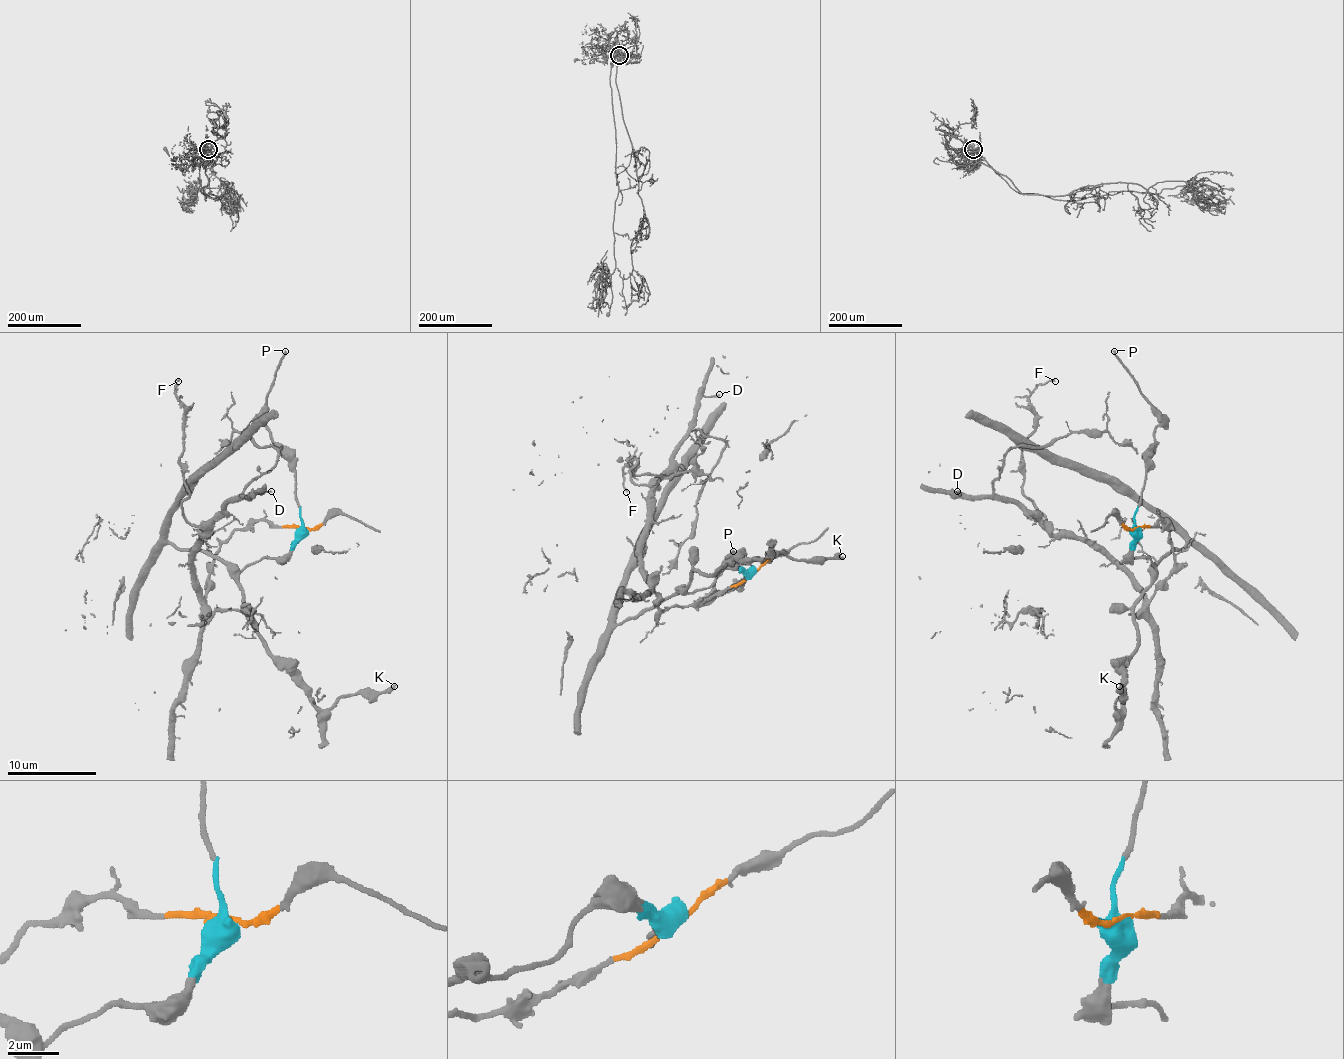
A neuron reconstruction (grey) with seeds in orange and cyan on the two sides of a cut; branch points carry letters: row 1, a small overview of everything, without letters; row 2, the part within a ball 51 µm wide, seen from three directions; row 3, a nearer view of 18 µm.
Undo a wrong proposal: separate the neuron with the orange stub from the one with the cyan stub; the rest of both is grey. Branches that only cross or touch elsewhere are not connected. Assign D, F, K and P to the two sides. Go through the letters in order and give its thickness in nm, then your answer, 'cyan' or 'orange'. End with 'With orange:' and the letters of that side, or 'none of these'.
D: calibre 140 nm; orange
F: calibre 130 nm; orange
K: calibre 420 nm; cyan
P: calibre 180 nm; cyan
With orange: D, F

